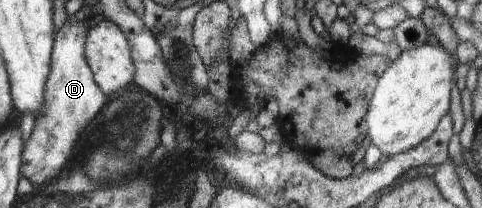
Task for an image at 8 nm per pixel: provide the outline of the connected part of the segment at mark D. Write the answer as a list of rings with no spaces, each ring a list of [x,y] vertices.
[[[72,16],[56,33],[55,53],[52,55],[52,71],[46,85],[44,111],[34,123],[34,131],[24,141],[23,173],[34,185],[44,185],[58,177],[62,167],[72,155],[80,131],[107,106],[104,91],[96,84],[91,65],[87,61],[88,24],[71,21]]]

